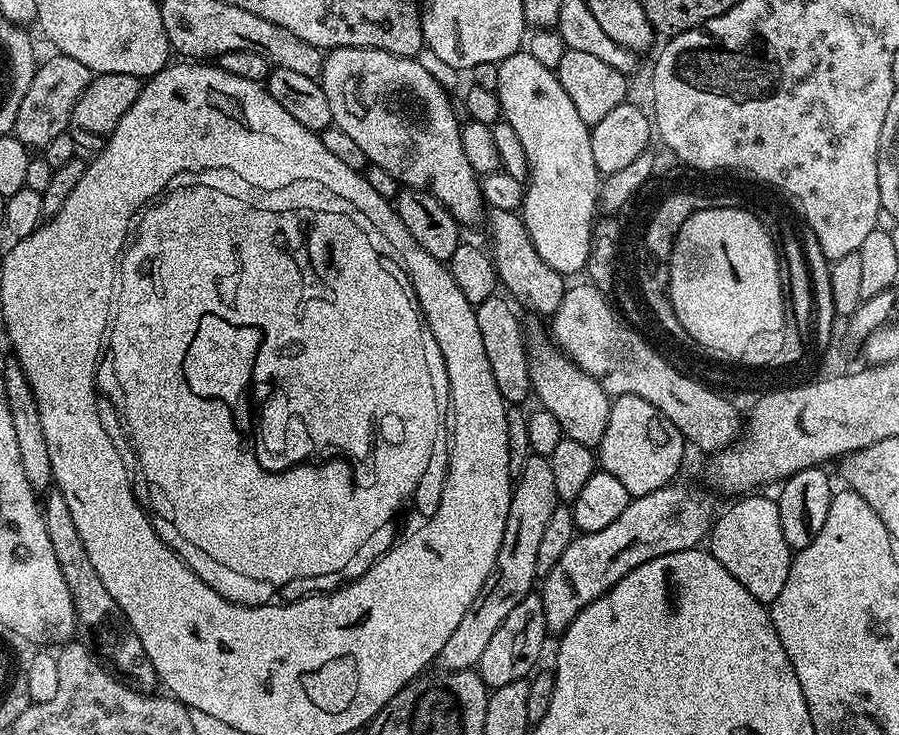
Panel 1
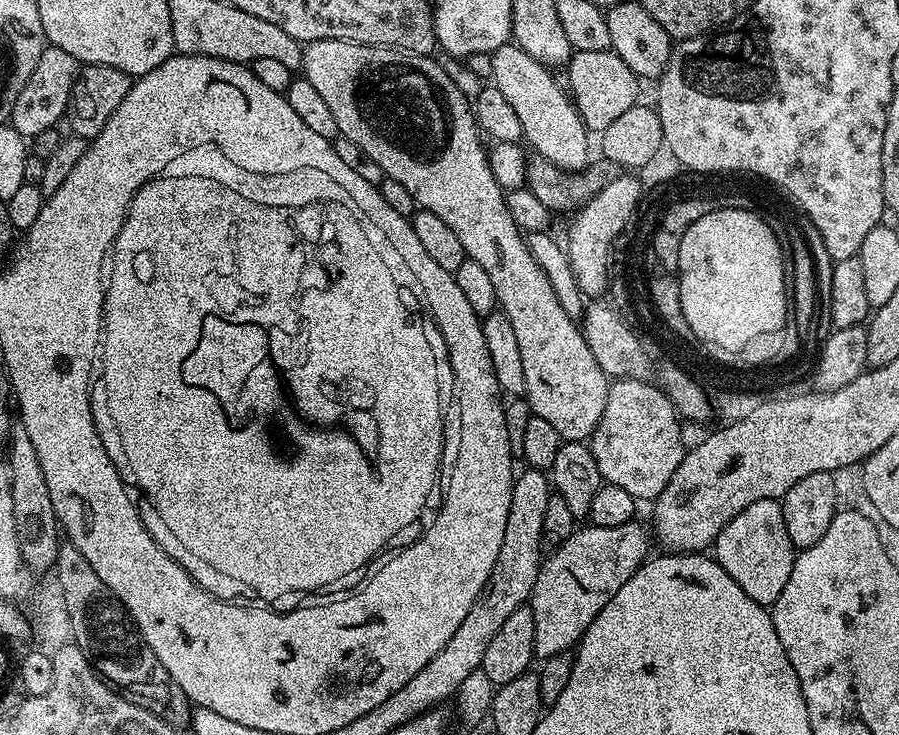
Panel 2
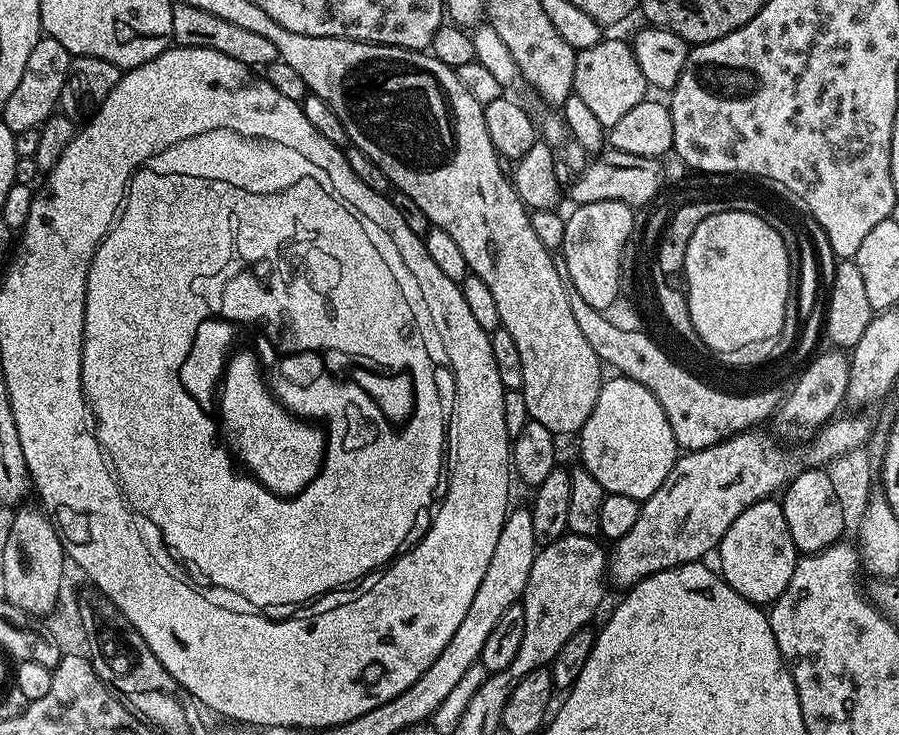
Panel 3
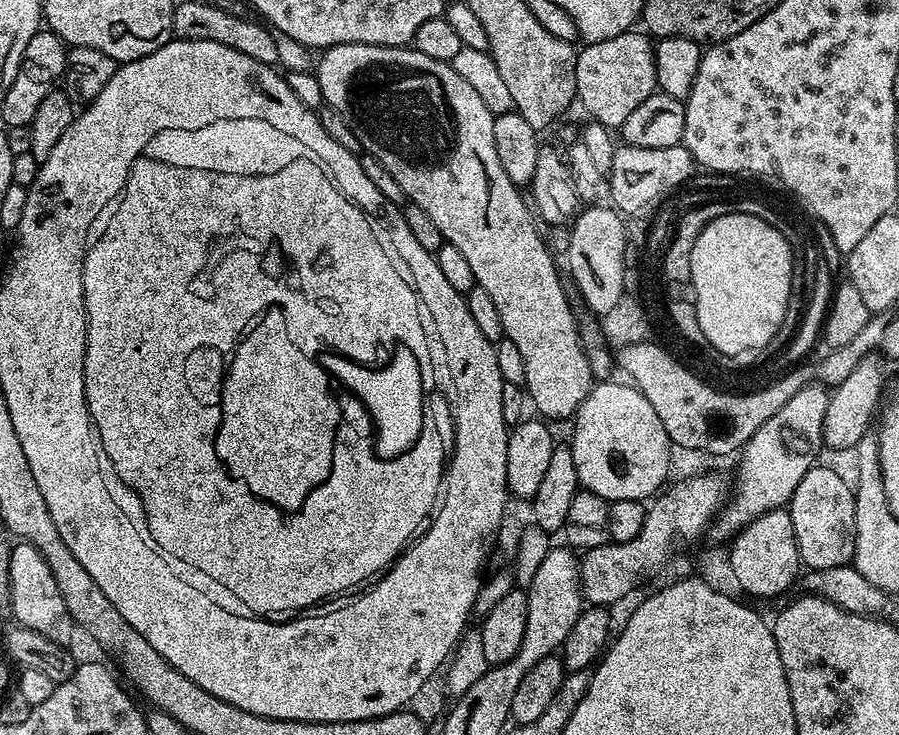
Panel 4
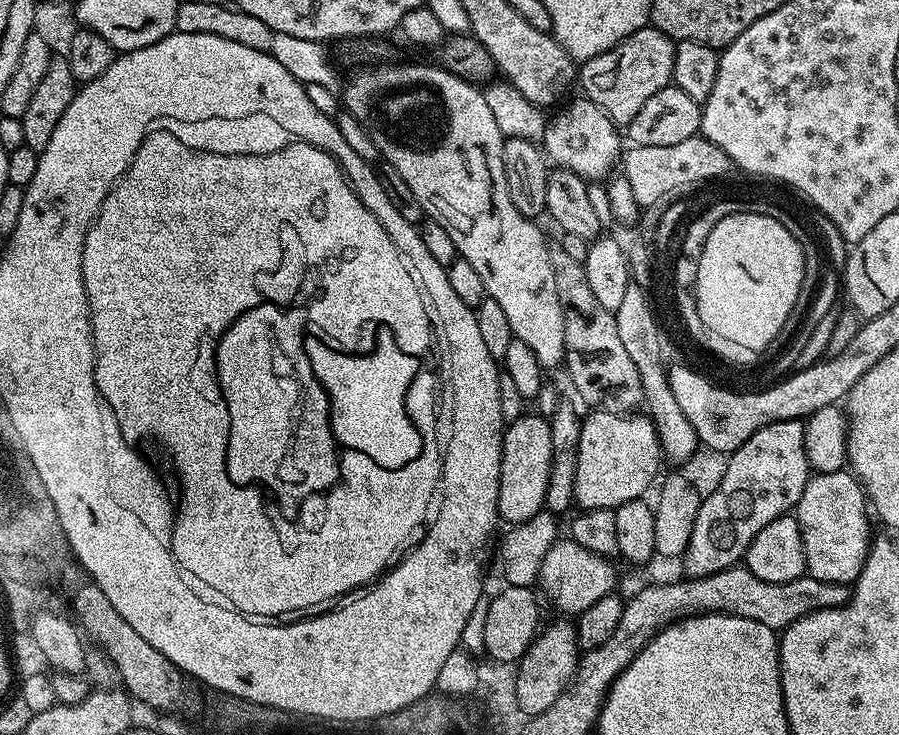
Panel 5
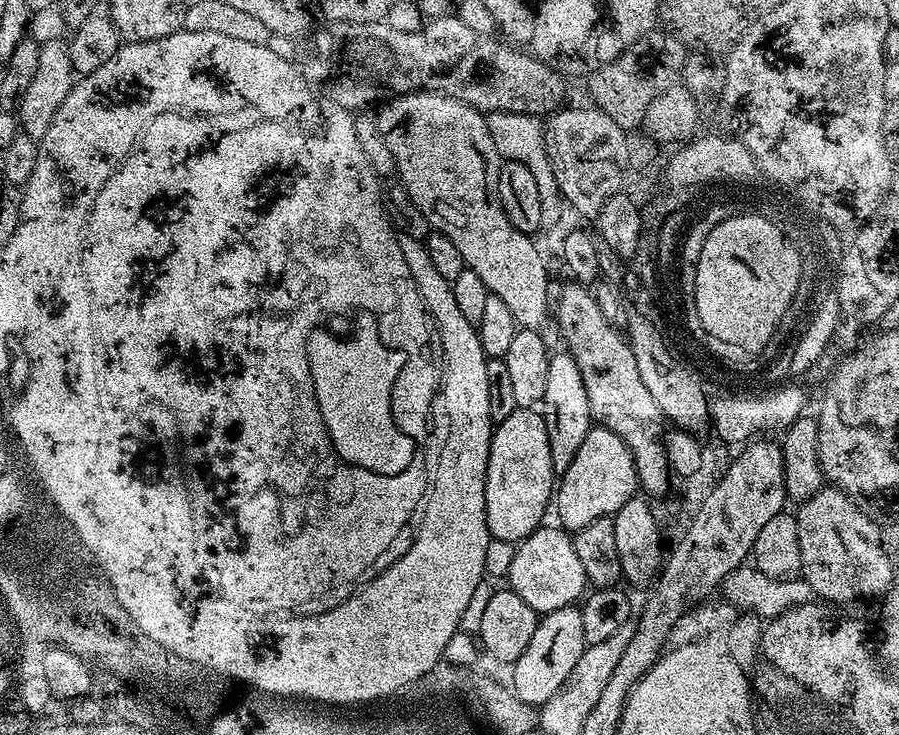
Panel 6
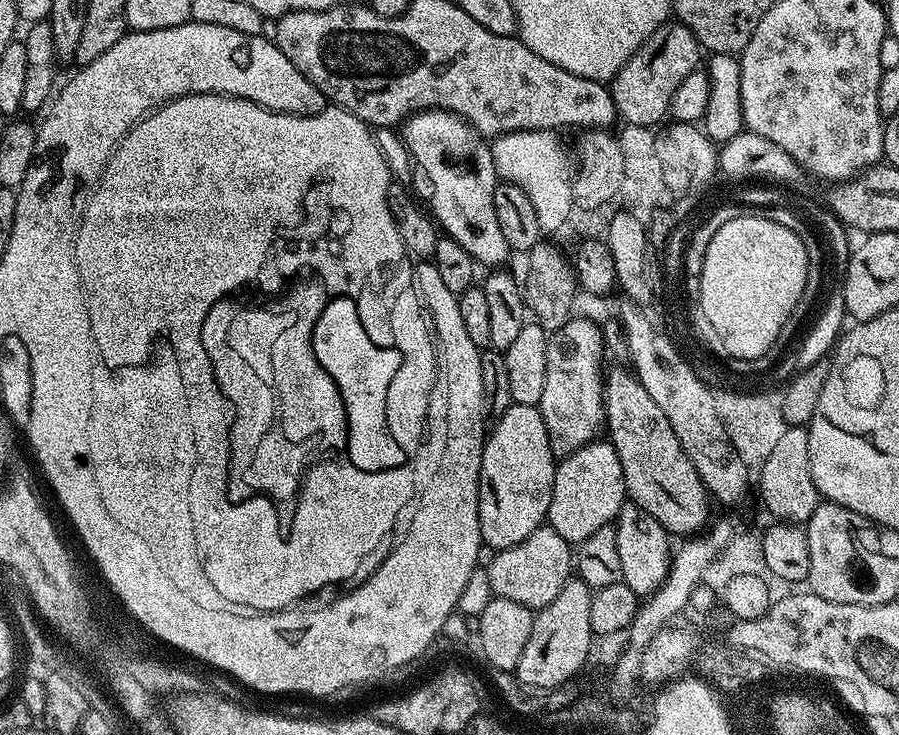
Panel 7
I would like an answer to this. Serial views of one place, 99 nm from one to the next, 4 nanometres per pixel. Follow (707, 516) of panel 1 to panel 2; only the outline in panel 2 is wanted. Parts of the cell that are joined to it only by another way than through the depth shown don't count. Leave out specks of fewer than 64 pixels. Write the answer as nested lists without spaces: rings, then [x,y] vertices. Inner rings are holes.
[[[639,522],[605,528],[587,527],[581,527],[566,542],[555,545],[540,565],[530,597],[537,657],[547,658],[575,649],[606,602],[610,602],[610,598],[614,598],[614,594],[618,594],[641,564],[649,559],[650,532]]]

